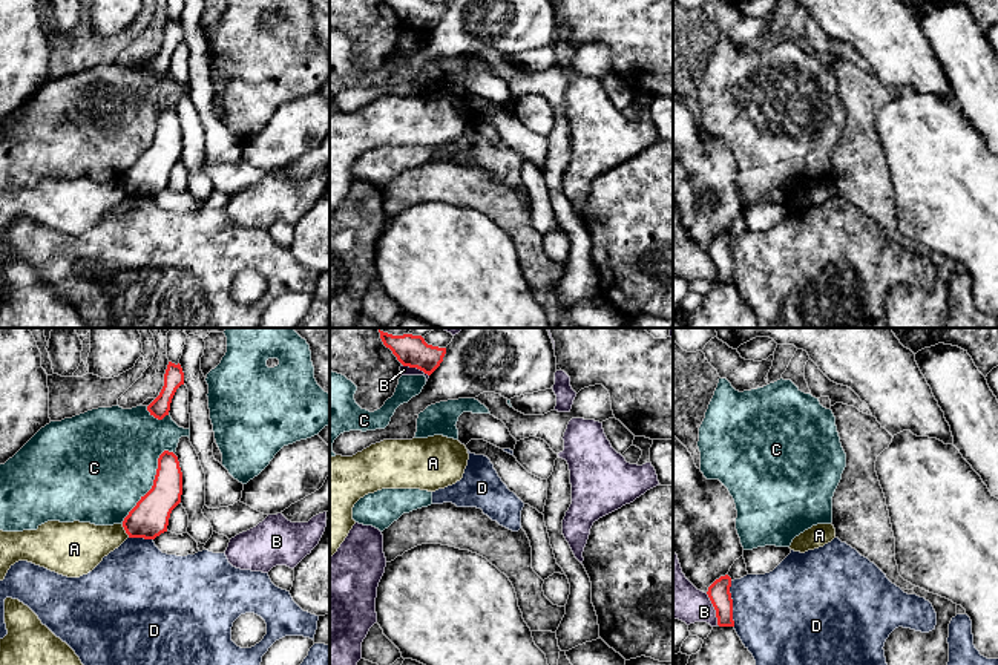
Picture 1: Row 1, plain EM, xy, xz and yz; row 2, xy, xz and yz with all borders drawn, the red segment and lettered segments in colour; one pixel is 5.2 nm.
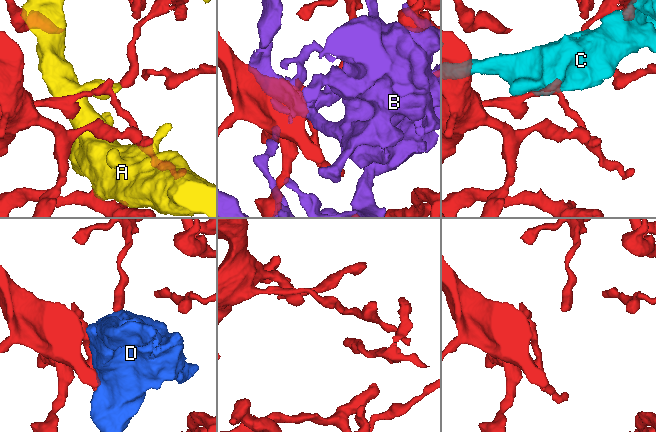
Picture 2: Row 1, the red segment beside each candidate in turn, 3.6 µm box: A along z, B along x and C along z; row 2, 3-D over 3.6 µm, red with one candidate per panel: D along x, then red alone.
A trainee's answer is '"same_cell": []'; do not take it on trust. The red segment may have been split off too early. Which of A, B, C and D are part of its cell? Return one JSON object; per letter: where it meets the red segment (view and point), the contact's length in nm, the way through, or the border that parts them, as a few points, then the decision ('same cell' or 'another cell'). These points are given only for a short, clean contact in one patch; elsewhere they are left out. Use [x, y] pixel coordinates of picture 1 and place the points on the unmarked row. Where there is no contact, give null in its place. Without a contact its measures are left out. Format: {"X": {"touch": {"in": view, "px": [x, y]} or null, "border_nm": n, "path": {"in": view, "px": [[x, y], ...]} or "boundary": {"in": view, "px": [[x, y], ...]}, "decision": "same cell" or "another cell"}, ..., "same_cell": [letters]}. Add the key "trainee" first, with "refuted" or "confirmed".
{"trainee": "confirmed", "A": {"touch": {"in": "xy", "px": [124, 186]}, "border_nm": 80, "decision": "another cell"}, "B": {"touch": {"in": "yz", "px": [715, 265]}, "border_nm": 180, "decision": "another cell"}, "C": {"touch": {"in": "xy", "px": [154, 140]}, "border_nm": 460, "decision": "another cell"}, "D": {"touch": {"in": "yz", "px": [732, 261]}, "border_nm": 240, "decision": "another cell"}, "same_cell": []}

